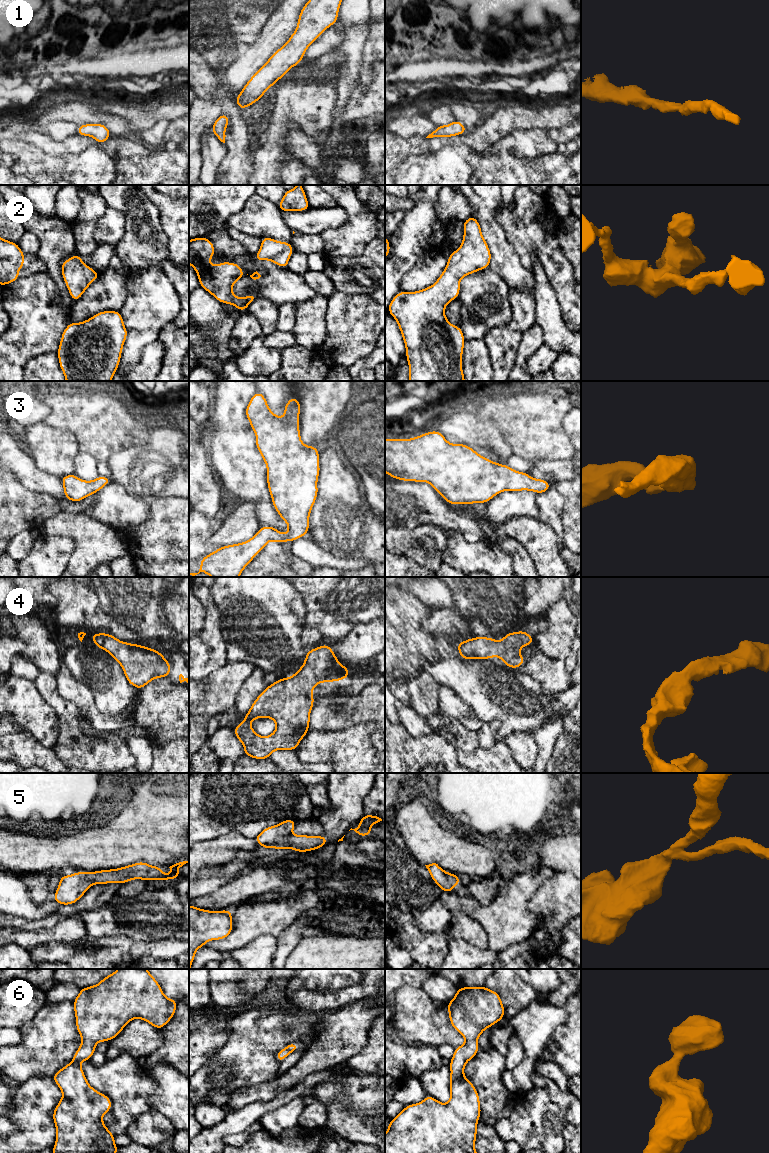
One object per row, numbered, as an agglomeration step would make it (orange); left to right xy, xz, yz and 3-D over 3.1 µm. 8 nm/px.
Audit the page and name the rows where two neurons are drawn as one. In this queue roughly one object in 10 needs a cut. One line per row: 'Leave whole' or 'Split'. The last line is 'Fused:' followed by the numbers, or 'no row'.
1: Leave whole
2: Leave whole
3: Leave whole
4: Leave whole
5: Leave whole
6: Leave whole
Fused: no row

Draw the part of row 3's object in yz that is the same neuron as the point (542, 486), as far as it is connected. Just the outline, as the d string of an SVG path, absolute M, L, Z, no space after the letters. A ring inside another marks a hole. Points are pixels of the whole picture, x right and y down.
M429 431L411 439L385 438L385 472L402 481L427 482L451 505L488 503L502 491L535 491L542 494L551 486L508 465L483 457L468 445L450 444L440 431Z

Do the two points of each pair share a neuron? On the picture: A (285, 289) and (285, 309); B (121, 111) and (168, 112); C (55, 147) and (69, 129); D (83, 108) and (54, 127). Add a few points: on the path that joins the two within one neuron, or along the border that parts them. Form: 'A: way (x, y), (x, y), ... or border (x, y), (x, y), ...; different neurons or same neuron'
A: border (295, 303), (283, 303), (279, 306); different neurons
B: way (133, 115), (156, 115); same neuron
C: border (47, 133), (57, 140), (62, 140), (72, 135); different neurons
D: border (61, 120), (78, 125); different neurons

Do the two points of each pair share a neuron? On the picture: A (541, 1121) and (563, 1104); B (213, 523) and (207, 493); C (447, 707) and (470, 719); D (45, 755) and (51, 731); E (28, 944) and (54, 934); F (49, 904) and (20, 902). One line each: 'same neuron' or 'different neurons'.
A: different neurons
B: different neurons
C: same neuron
D: different neurons
E: same neuron
F: same neuron

